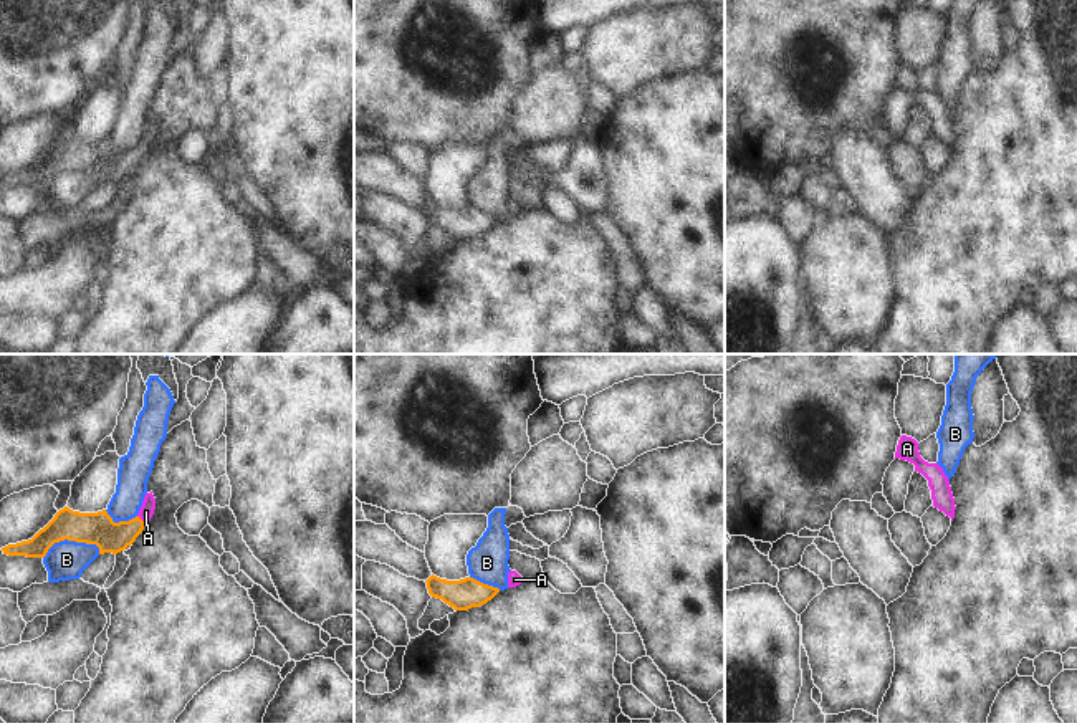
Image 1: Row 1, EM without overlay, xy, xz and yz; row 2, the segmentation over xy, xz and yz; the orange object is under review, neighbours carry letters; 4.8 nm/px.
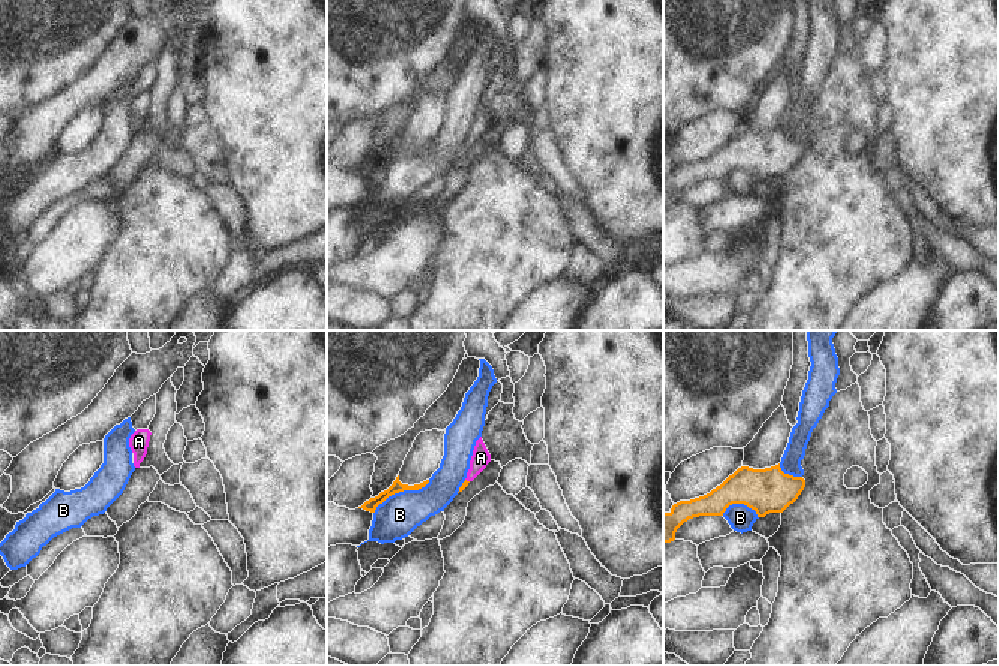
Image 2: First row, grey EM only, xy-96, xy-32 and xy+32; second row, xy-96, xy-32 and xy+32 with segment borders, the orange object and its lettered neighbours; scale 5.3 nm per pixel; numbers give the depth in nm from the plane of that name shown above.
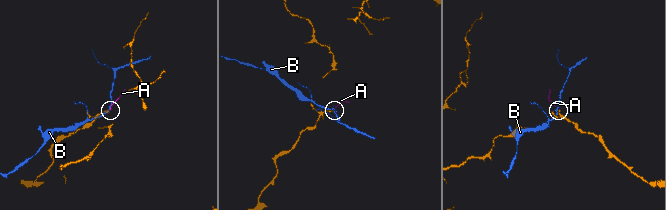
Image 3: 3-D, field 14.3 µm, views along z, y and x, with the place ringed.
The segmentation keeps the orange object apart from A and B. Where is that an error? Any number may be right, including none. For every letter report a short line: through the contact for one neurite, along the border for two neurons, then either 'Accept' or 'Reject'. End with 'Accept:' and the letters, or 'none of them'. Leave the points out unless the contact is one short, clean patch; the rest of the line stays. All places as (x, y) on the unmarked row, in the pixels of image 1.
A: Line: xy (98, 158), (131, 159), (141, 149), (146, 141). Accept
B: Reject
Accept: A

